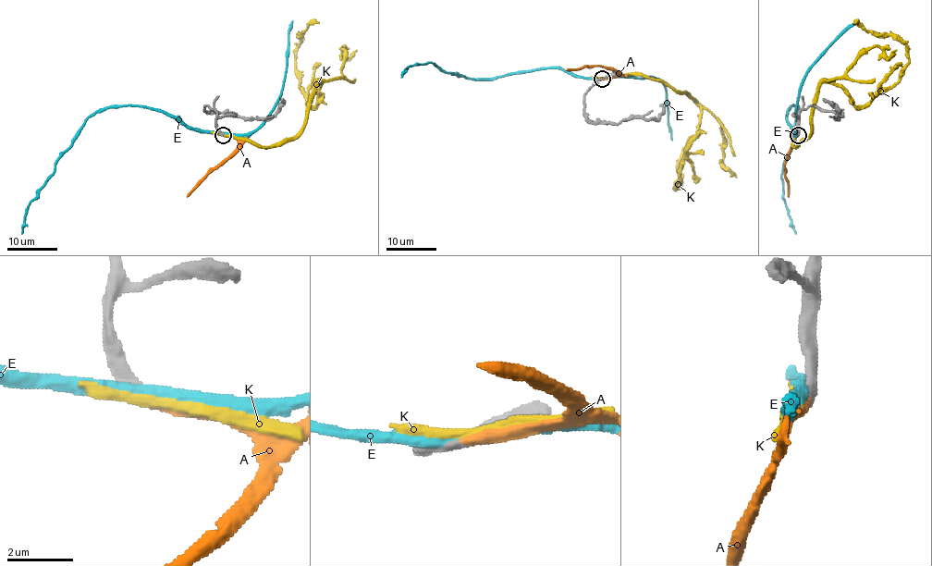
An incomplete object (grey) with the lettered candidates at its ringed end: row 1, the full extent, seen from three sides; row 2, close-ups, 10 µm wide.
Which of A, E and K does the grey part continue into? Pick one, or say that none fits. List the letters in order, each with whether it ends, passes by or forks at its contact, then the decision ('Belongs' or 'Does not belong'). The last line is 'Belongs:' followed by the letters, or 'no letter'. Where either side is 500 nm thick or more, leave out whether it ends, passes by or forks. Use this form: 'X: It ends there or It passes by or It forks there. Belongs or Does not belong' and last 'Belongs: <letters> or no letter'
A: It ends there. Belongs
E: It passes by. Does not belong
K: It passes by. Does not belong
Belongs: A

